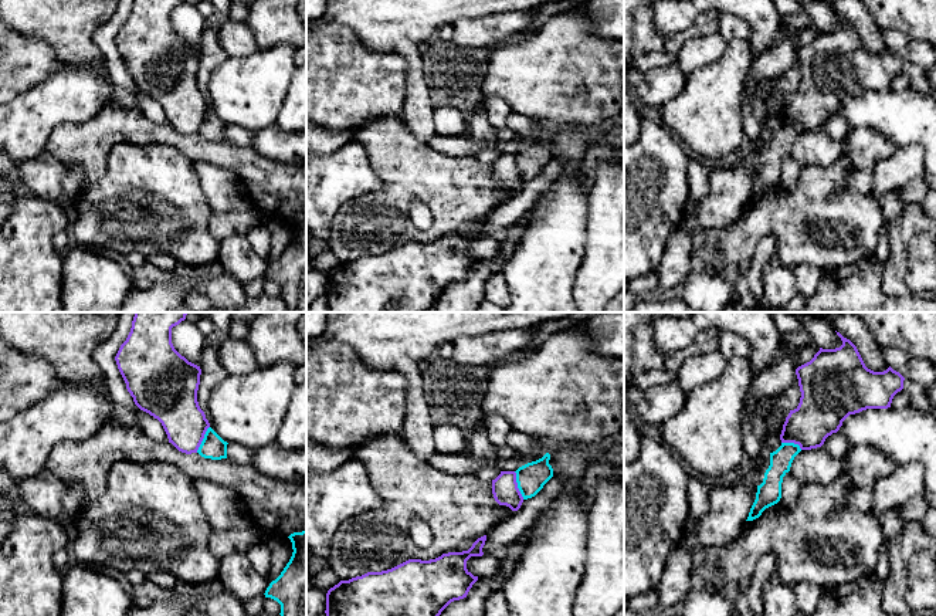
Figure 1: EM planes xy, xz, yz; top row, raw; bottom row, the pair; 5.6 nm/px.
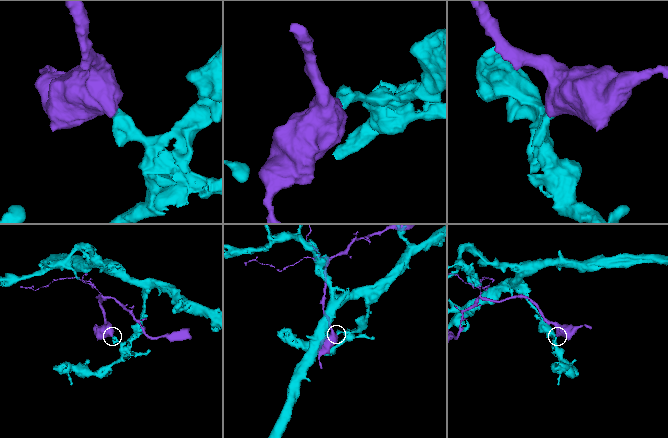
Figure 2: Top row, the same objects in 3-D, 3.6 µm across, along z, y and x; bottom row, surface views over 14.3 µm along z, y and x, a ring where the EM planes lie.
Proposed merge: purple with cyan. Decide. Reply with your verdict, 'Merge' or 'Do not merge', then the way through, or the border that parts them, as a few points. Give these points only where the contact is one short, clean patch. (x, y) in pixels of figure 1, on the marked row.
Do not merge. Boundary: xz (514, 471), (516, 487), (524, 498)

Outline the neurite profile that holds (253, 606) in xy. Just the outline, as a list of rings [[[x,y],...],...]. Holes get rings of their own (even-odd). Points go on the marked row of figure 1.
[[[262,593],[260,596],[248,599],[248,600],[241,600],[241,603],[248,616],[257,616],[257,615],[262,613],[264,600],[265,600],[265,595]]]

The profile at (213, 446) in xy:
[[[211,427],[207,429],[197,453],[204,458],[227,458],[227,441],[224,441]]]

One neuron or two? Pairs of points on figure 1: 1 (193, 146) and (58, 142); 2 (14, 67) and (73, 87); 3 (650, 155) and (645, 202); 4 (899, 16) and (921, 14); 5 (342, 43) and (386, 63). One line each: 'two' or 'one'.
1: one
2: two
3: one
4: one
5: one

